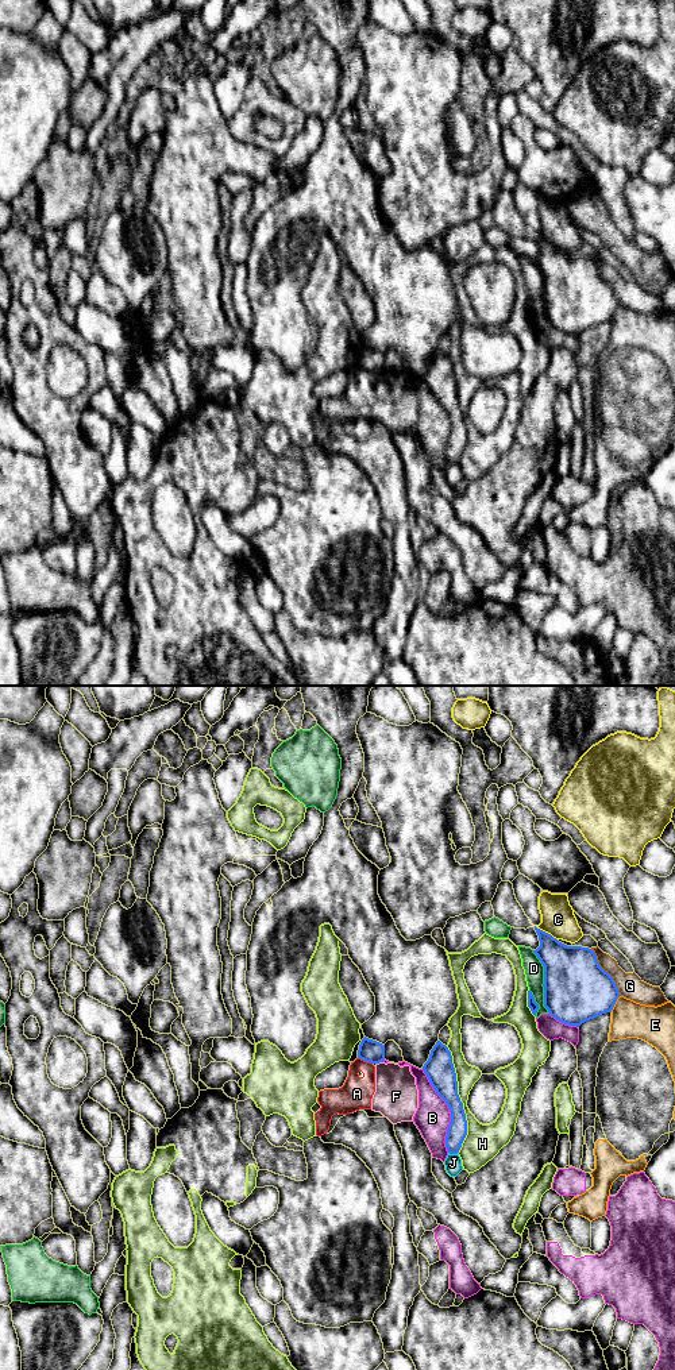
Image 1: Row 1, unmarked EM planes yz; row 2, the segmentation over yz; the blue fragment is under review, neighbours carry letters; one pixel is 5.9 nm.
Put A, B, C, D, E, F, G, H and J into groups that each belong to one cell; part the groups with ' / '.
A B F / C / D / E / G / H / J

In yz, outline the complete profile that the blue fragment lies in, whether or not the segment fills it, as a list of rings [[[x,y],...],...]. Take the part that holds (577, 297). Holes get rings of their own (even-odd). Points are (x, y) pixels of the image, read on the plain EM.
[[[536,235],[535,239],[540,255],[533,262],[544,275],[544,316],[549,324],[564,333],[579,336],[586,329],[612,321],[620,301],[613,286],[599,275],[594,259],[567,255]]]

